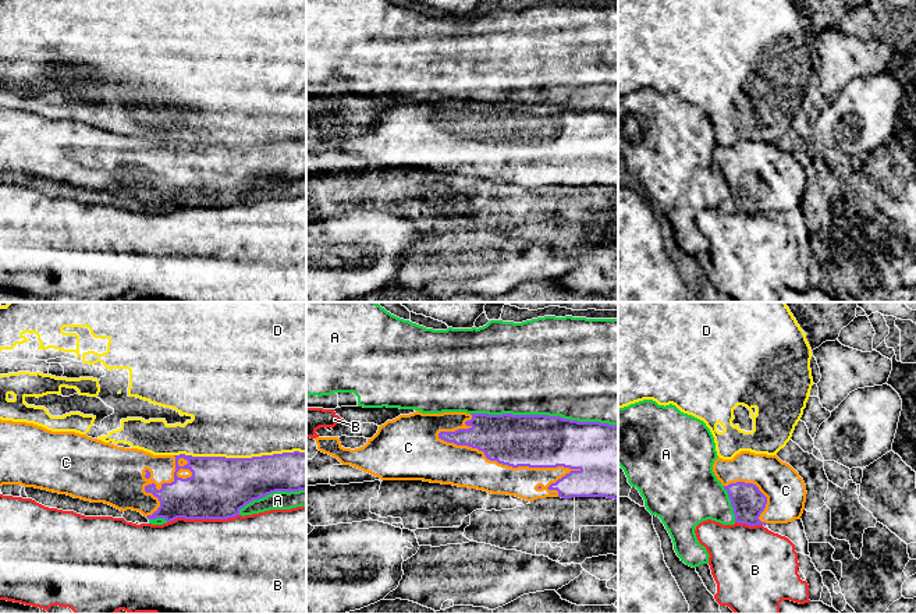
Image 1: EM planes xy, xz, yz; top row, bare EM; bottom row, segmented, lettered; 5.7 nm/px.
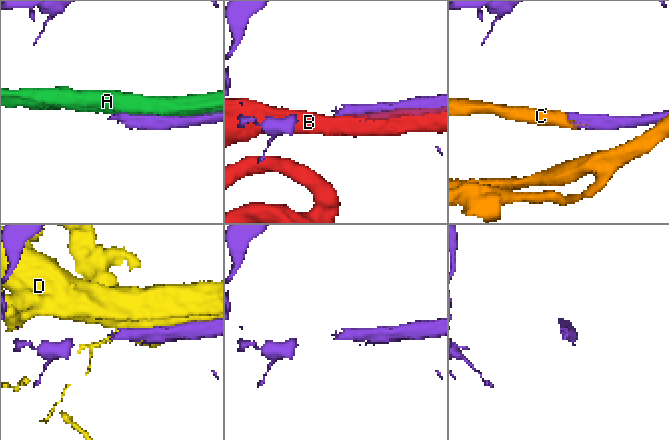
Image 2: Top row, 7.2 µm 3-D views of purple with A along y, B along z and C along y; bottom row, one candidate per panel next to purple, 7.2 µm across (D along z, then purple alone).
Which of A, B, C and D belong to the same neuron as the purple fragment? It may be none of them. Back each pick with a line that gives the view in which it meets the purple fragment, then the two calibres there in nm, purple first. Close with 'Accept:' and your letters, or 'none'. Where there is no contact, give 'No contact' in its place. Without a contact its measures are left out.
C: Touches purple in xz. Thickness 300 nm (purple) against 240 nm
Accept: C

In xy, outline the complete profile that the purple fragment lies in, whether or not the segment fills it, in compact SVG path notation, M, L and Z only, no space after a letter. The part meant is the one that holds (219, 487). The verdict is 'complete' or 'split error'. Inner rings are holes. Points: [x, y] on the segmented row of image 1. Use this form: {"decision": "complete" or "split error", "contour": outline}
{"decision": "split error", "contour": "M0 419L0 486L3 485L21 485L104 503L120 511L138 511L148 519L228 519L267 494L306 490L306 452L252 458L153 455L75 432L52 432L33 423Z"}

